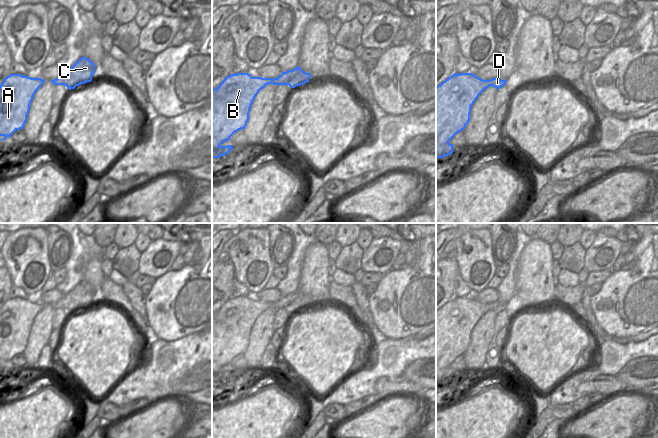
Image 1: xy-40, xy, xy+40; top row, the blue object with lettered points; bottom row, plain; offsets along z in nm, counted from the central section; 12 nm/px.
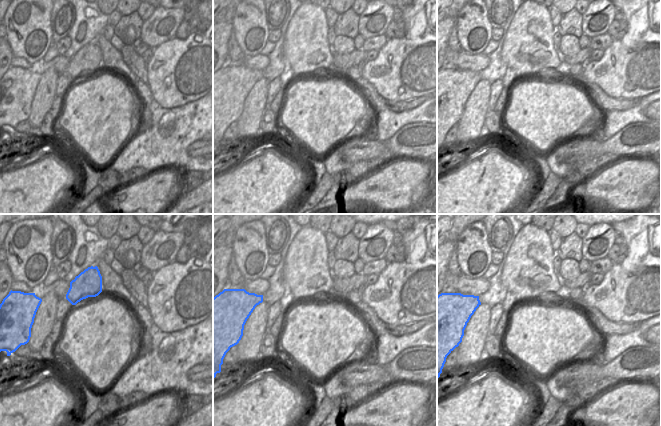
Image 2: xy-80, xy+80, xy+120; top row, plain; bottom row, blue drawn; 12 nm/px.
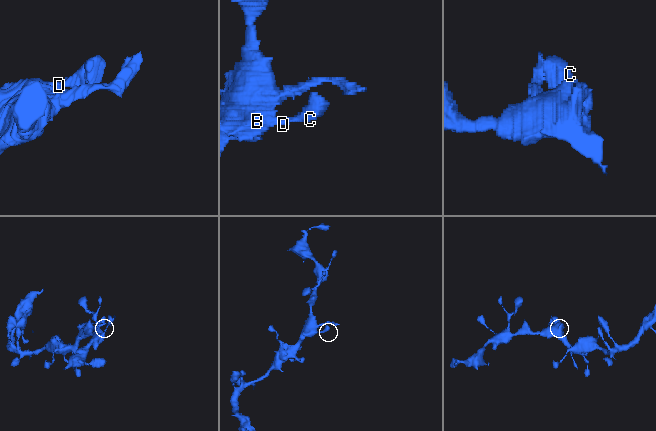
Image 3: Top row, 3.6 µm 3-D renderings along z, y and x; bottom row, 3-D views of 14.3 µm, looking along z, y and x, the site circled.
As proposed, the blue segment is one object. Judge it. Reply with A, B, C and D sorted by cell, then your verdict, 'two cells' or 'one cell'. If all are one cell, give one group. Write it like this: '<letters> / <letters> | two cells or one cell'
A B D / C | two cells

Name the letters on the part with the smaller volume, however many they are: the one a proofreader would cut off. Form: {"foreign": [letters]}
{"foreign": ["C"]}

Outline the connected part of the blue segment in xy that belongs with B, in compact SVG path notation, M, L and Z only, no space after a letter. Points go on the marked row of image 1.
M237 73L227 76L212 90L212 158L233 150L232 145L221 144L246 127L256 95L268 84L274 84L272 78Z

